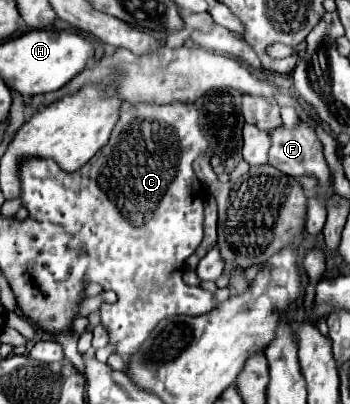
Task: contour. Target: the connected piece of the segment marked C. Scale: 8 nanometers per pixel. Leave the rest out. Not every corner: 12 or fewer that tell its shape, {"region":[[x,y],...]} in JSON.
{"region":[[125,103],[67,173],[19,161],[29,219],[79,233],[131,359],[187,285],[211,157],[193,103]]}

